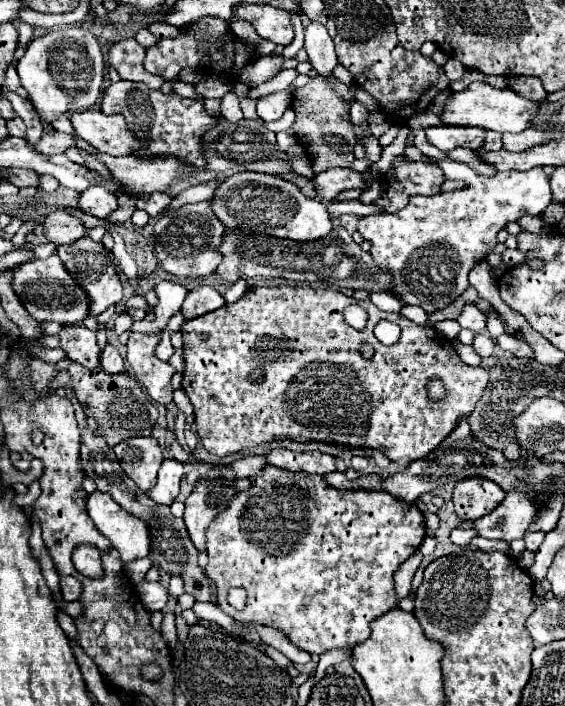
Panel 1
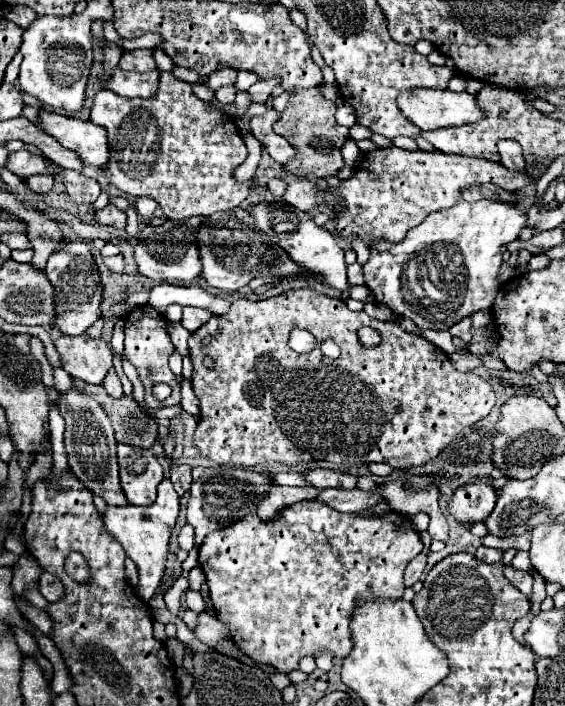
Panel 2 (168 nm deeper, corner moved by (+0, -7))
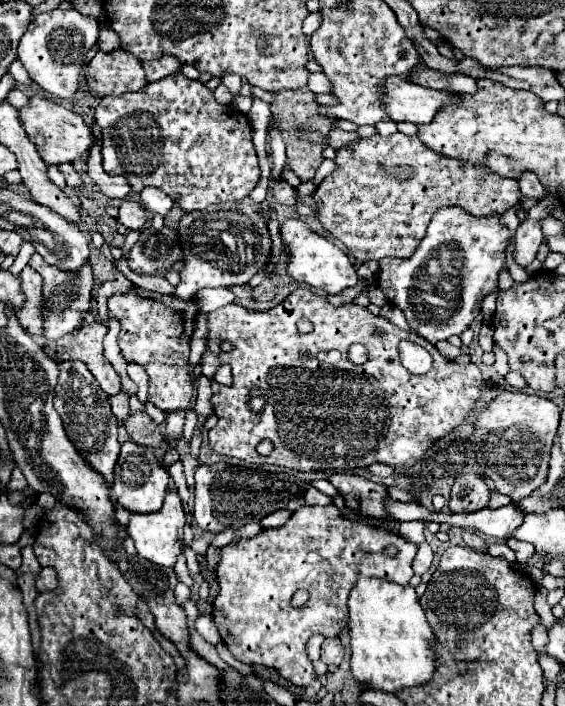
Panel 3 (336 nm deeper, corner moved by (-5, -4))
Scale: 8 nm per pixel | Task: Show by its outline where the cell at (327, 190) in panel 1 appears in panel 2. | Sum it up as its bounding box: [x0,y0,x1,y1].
[282,179,318,211]

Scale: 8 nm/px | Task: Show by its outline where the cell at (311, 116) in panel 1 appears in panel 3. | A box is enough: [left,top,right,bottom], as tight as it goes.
[271,88,337,180]

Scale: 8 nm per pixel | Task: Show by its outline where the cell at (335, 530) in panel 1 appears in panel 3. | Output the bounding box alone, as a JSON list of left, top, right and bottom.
[213,506,417,686]

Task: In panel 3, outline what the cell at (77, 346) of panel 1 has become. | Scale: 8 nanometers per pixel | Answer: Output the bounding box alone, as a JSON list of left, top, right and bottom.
[55,322,121,396]

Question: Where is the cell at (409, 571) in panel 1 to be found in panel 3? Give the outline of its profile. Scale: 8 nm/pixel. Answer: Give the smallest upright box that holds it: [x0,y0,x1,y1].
[413,542,433,576]

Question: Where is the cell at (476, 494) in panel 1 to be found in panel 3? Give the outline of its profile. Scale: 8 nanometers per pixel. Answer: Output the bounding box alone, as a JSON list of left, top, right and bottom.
[449,474,491,512]

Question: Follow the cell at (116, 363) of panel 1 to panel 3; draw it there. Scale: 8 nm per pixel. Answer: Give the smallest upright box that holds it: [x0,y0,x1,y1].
[111,390,129,424]

